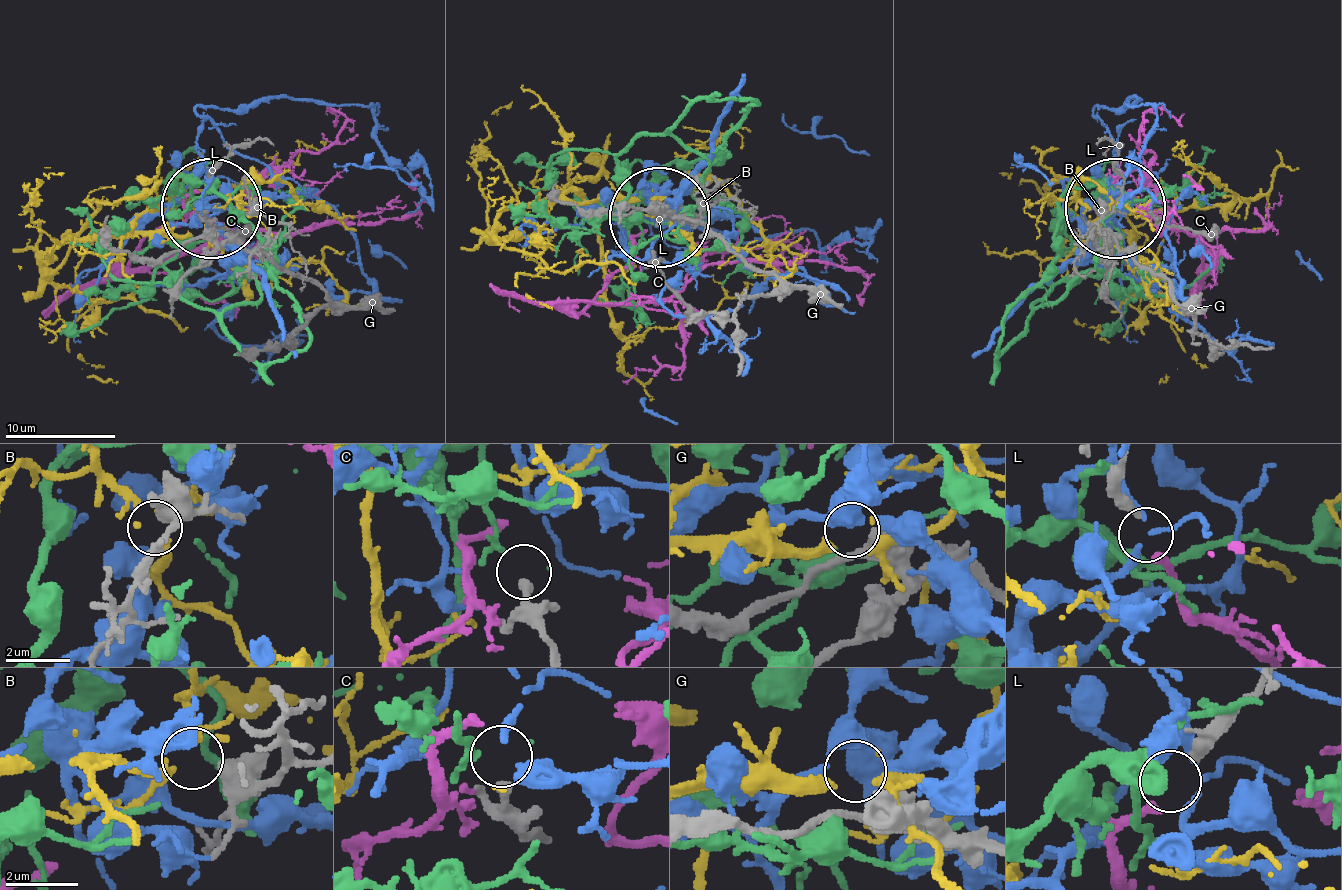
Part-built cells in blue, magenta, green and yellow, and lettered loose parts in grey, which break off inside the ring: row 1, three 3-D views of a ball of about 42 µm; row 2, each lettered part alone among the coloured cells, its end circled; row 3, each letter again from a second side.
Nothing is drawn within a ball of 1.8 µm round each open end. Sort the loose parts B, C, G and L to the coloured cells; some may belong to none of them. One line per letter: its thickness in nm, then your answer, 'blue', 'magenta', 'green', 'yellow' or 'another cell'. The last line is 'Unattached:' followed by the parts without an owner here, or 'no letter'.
B: 340 nm thick; yellow
C: 280 nm thick; another cell
G: 440 nm thick; another cell
L: 360 nm thick; magenta
Unattached: C, G

